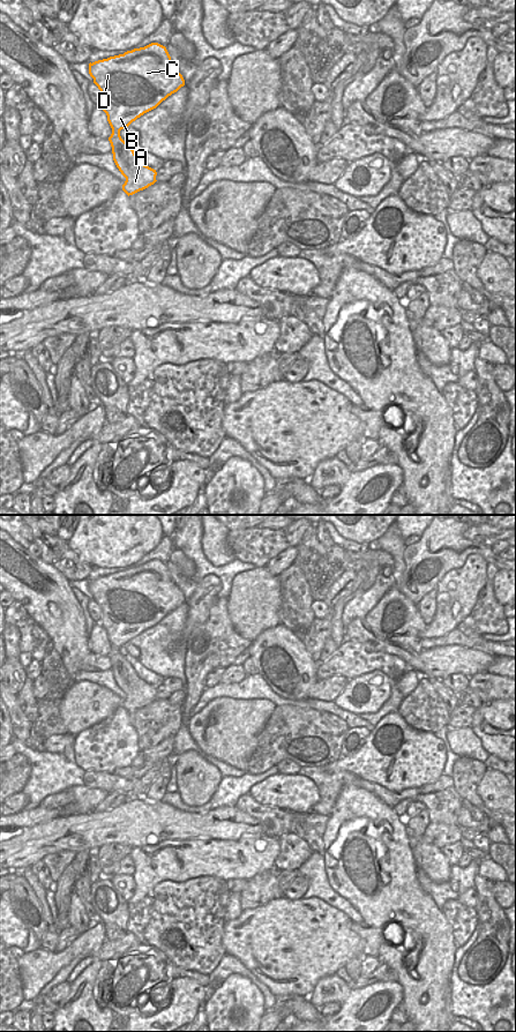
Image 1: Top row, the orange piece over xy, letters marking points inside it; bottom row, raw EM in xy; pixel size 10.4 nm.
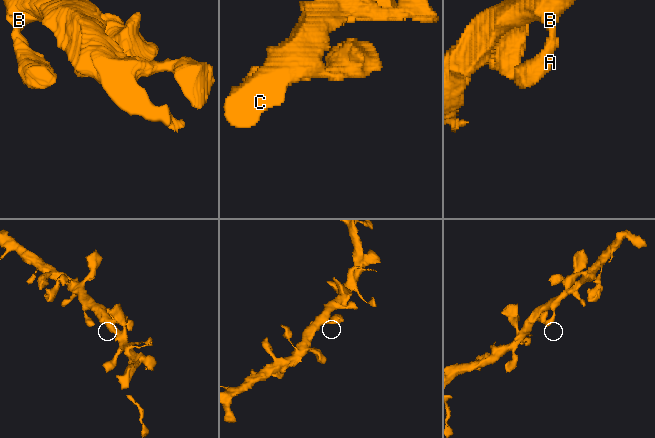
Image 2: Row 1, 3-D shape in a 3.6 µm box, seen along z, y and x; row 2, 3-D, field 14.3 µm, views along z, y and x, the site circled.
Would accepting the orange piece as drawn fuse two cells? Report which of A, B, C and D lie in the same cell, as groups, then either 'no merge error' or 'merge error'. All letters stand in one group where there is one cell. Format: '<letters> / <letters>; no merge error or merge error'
A B C D; no merge error

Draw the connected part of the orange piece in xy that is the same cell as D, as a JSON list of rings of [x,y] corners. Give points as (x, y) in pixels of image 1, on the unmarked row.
[[[158,560],[90,579],[89,591],[103,613],[100,625],[106,630],[112,645],[109,658],[113,678],[126,695],[122,708],[128,713],[133,712],[154,702],[157,698],[157,689],[137,676],[134,667],[121,656],[120,648],[126,646],[137,635],[156,626],[169,613],[177,610],[185,603],[185,597],[174,584],[166,564]]]

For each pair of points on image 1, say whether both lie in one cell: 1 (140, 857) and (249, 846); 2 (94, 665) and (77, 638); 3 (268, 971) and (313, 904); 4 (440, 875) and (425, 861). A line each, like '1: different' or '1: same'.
1: same
2: different
3: same
4: same

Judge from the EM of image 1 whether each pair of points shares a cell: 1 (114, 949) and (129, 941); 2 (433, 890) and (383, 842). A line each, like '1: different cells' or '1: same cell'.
1: same cell
2: different cells

